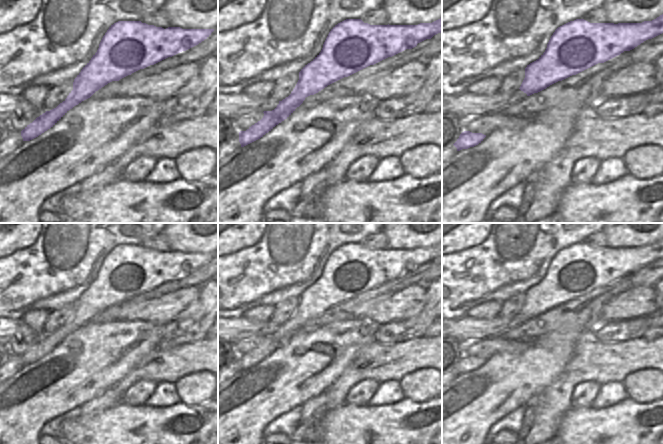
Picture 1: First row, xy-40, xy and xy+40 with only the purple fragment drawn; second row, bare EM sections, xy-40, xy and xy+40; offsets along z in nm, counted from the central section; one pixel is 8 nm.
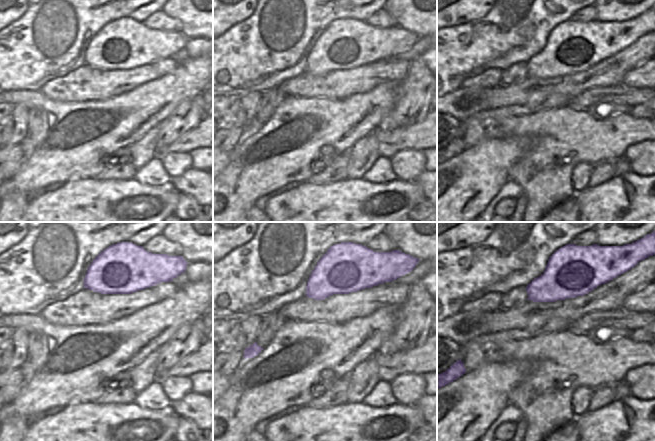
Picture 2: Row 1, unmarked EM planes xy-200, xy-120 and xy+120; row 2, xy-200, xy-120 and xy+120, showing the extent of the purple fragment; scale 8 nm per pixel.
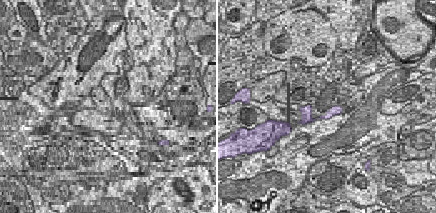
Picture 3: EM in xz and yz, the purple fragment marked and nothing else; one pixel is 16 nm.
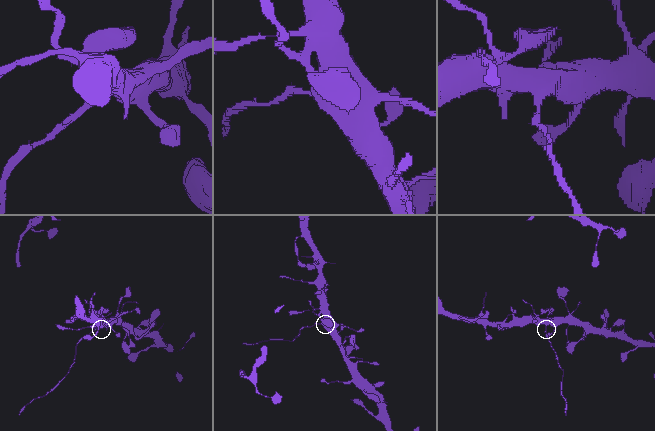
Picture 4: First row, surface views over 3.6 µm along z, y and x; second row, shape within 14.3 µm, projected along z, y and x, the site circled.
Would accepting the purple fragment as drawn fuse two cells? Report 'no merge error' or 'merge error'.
merge error

